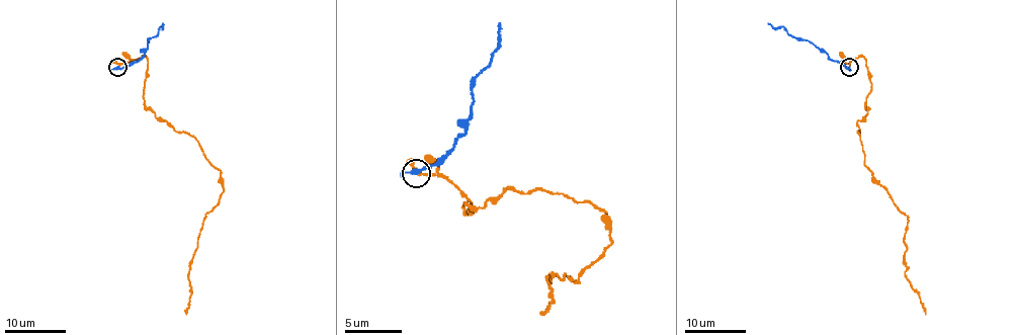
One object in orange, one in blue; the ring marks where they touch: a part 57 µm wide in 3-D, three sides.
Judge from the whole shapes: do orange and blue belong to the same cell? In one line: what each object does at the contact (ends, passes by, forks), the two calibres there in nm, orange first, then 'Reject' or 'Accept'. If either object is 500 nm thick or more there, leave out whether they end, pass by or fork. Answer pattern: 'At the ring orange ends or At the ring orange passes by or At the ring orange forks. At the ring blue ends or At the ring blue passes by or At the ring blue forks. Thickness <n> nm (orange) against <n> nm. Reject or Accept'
At the ring orange passes by. At the ring blue passes by. Thickness 140 nm (orange) against 240 nm. Reject

